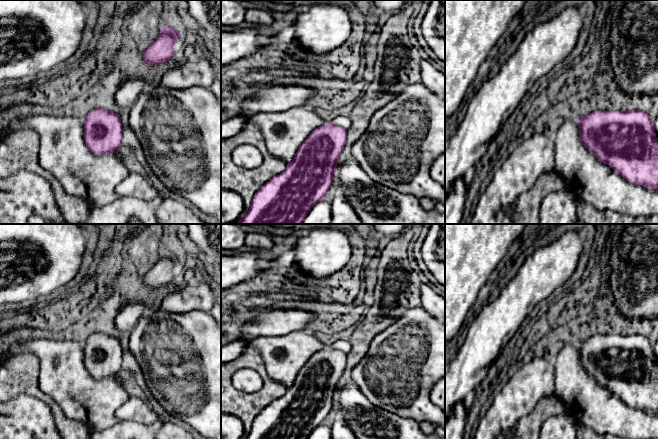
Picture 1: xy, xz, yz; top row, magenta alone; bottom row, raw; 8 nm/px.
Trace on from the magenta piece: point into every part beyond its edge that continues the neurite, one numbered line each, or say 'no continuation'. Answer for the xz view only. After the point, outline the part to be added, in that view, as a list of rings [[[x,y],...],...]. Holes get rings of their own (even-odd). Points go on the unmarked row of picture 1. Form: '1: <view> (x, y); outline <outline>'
1: xz (283, 356); outline [[[304,330],[285,336],[259,337],[249,343],[260,354],[268,377],[287,388],[294,383],[309,358],[327,347]]]

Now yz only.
1: yz (593, 406); outline [[[566,340],[553,362],[556,373],[555,395],[559,397],[575,420],[600,435],[612,434],[627,439],[658,439],[658,413],[648,413],[628,406],[609,389],[600,386],[582,367],[579,345]]]

